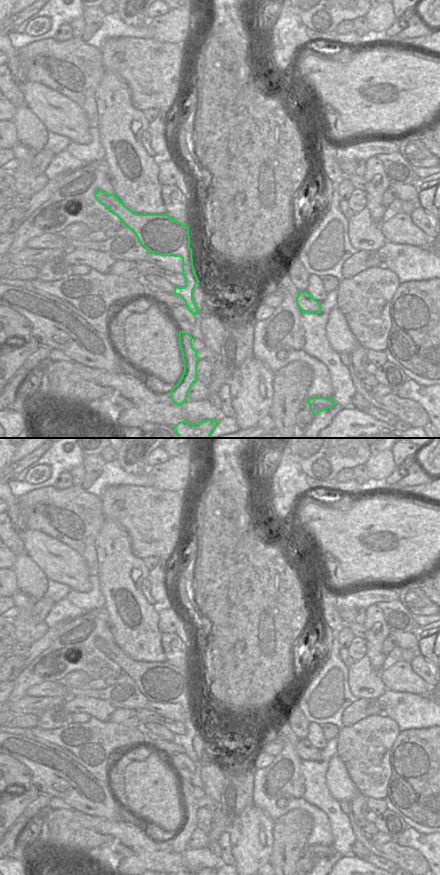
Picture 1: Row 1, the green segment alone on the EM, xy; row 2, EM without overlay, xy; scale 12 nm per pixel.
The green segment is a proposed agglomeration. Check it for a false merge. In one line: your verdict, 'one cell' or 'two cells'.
two cells

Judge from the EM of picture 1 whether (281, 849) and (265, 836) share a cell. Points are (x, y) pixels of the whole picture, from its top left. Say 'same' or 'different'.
different

